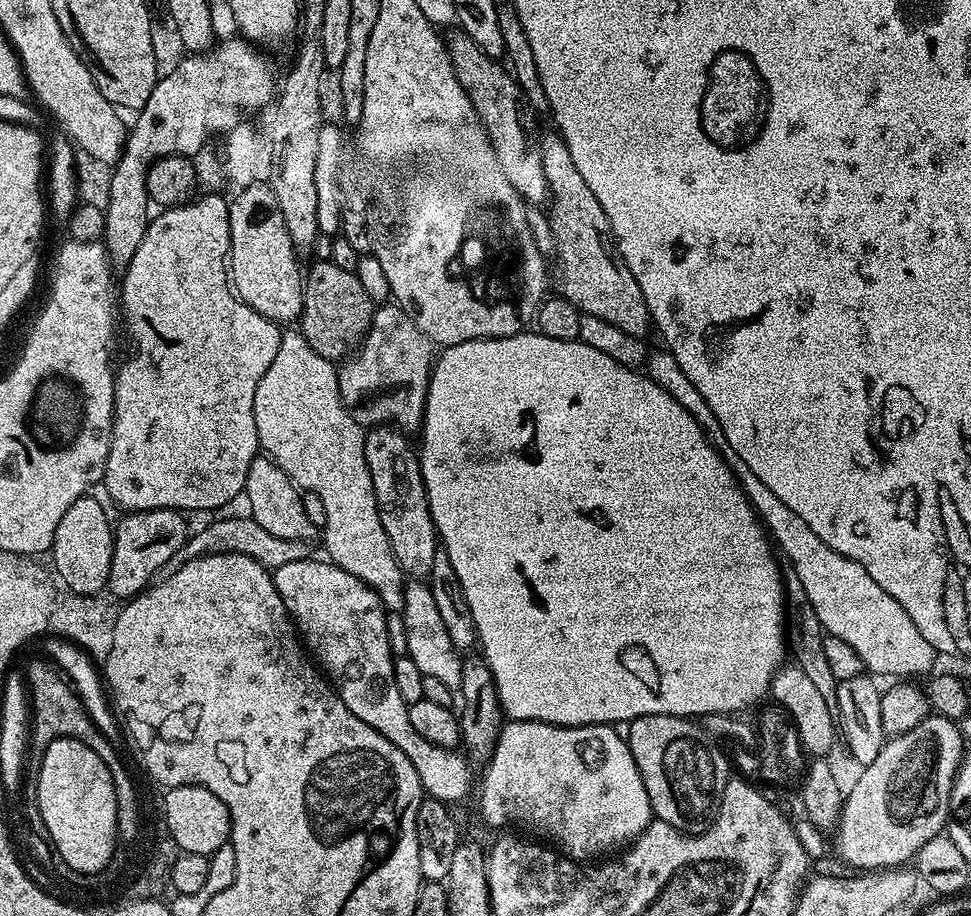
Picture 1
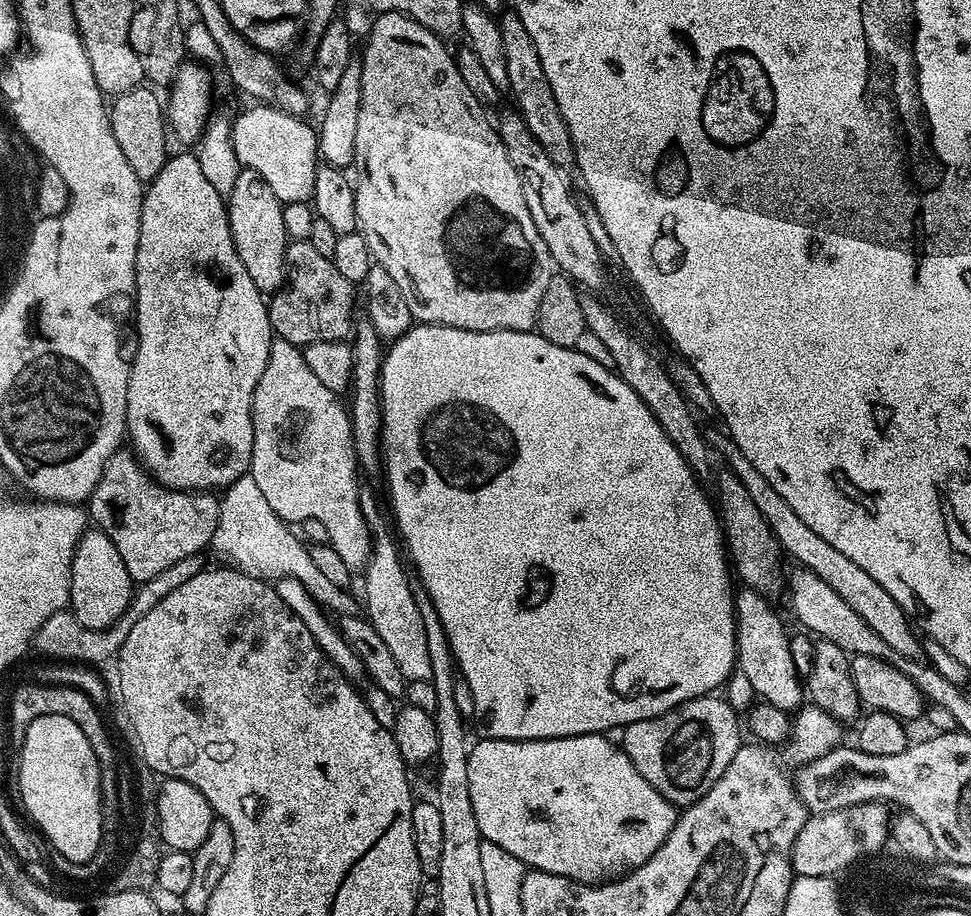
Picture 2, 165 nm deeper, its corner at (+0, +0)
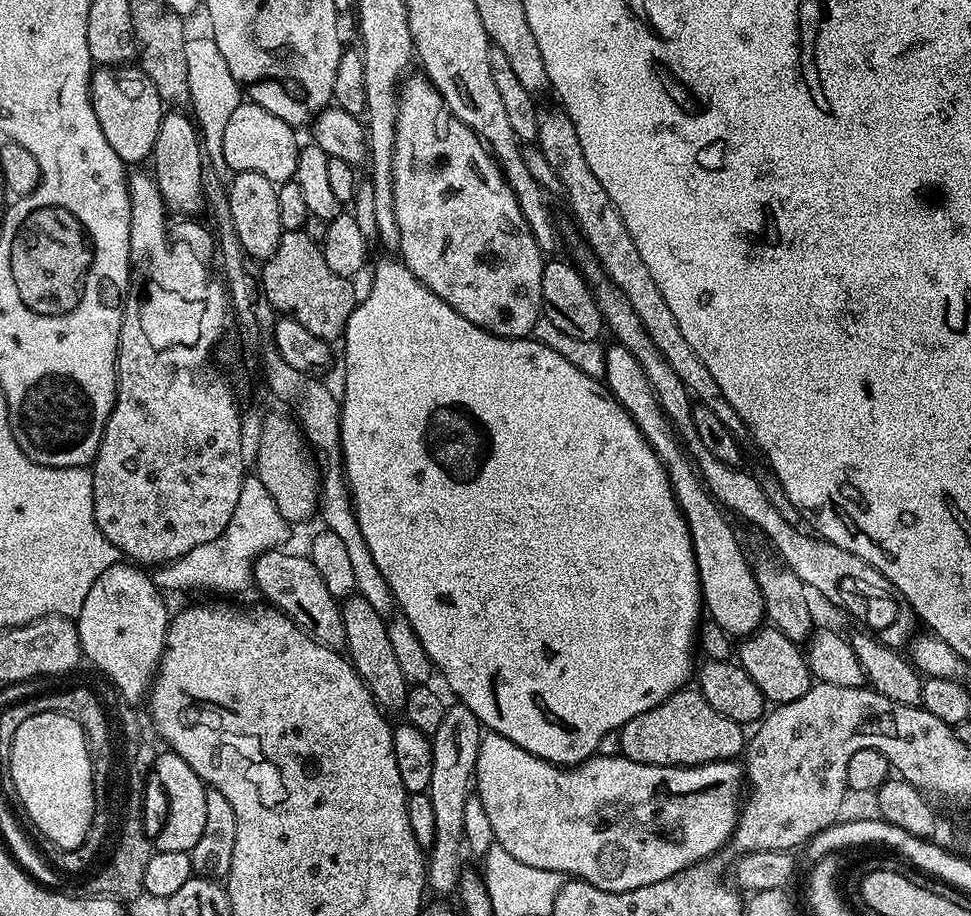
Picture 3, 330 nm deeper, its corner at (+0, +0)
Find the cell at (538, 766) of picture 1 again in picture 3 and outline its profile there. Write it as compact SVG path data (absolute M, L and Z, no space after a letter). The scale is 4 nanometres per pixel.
M485 731L481 735L478 746L474 792L480 796L483 809L486 810L487 817L490 818L495 843L504 848L506 854L514 854L514 858L518 858L518 862L526 862L526 866L538 866L542 870L554 870L561 874L567 874L569 877L579 878L588 884L598 886L598 890L625 892L626 890L638 890L642 886L650 886L654 882L662 882L662 878L673 876L684 868L689 868L691 864L707 861L711 857L708 855L718 851L727 838L729 841L733 835L736 818L740 815L742 807L742 781L746 776L743 767L736 760L719 760L713 764L699 764L693 768L671 768L657 764L639 764L623 754L600 755L589 755L584 758L580 765L577 763L572 767L561 766L522 750L522 746L510 742L510 738L499 736L496 732Z

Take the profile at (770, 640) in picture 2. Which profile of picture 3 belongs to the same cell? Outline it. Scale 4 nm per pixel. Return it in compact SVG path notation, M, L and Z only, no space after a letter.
M613 343L604 353L606 368L602 377L607 391L627 410L638 430L648 440L648 445L656 451L664 463L668 480L672 484L680 512L686 518L690 538L694 546L694 558L698 566L700 594L710 615L711 623L722 626L722 630L732 638L751 636L765 623L764 599L756 581L753 565L744 557L744 548L736 537L734 529L728 525L721 505L713 499L698 475L693 461L680 449L677 433L670 423L657 395L650 386L640 360L626 350L626 346Z

